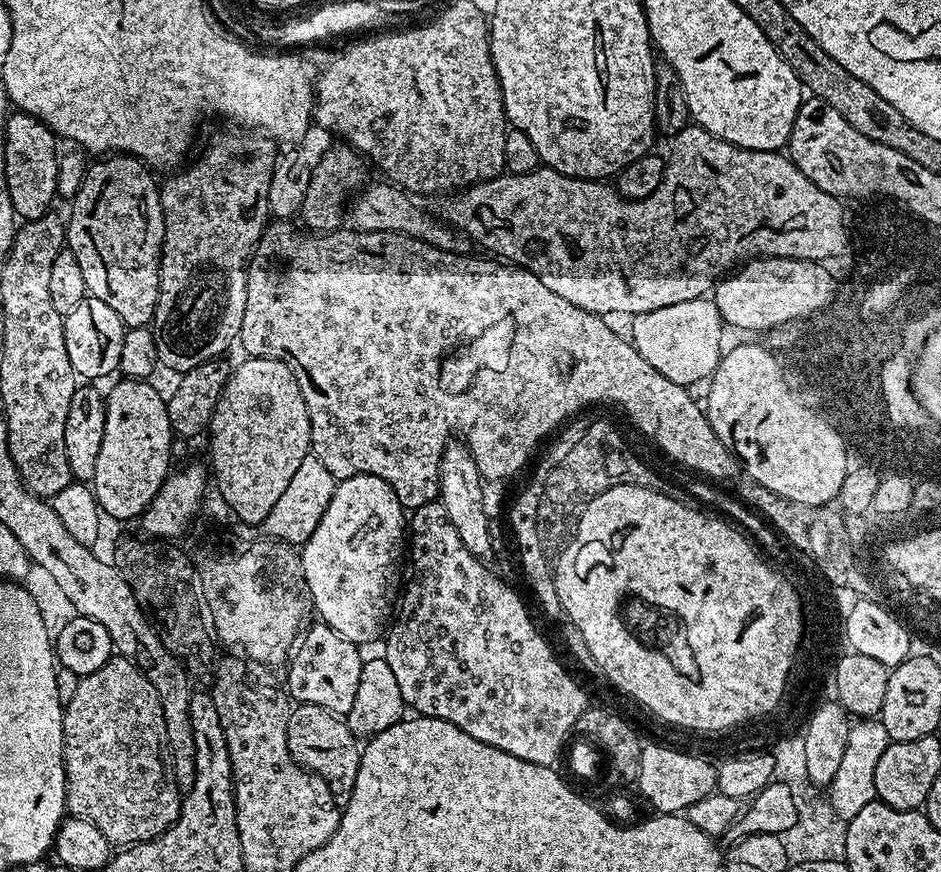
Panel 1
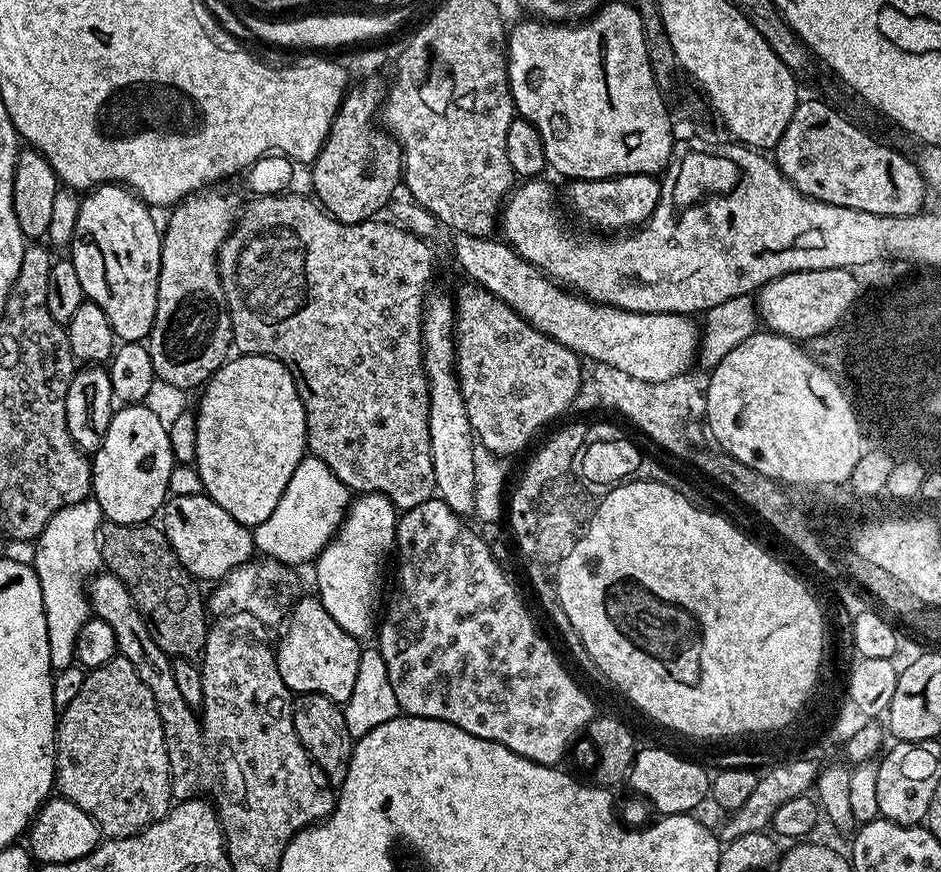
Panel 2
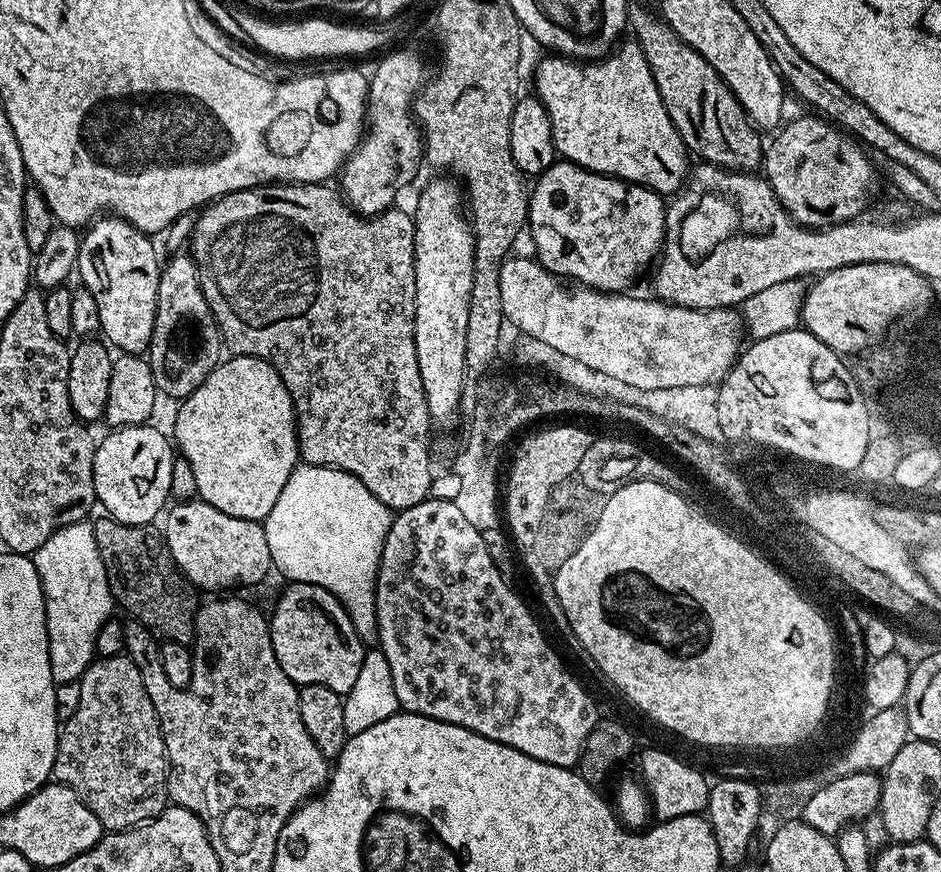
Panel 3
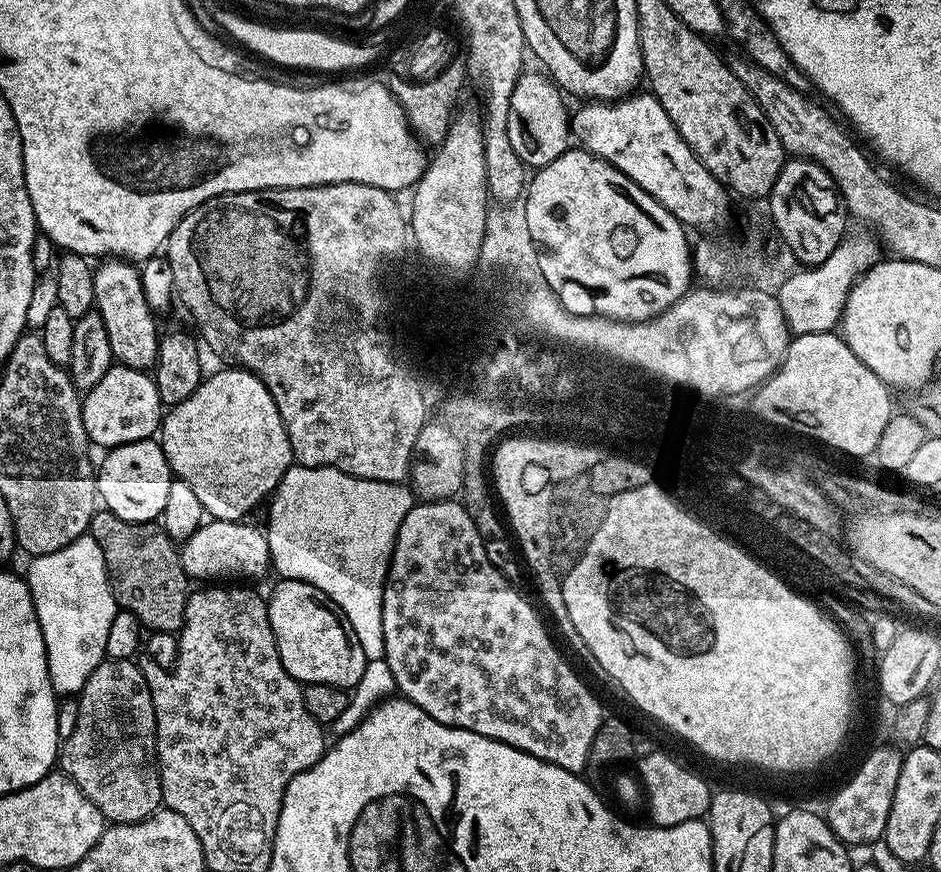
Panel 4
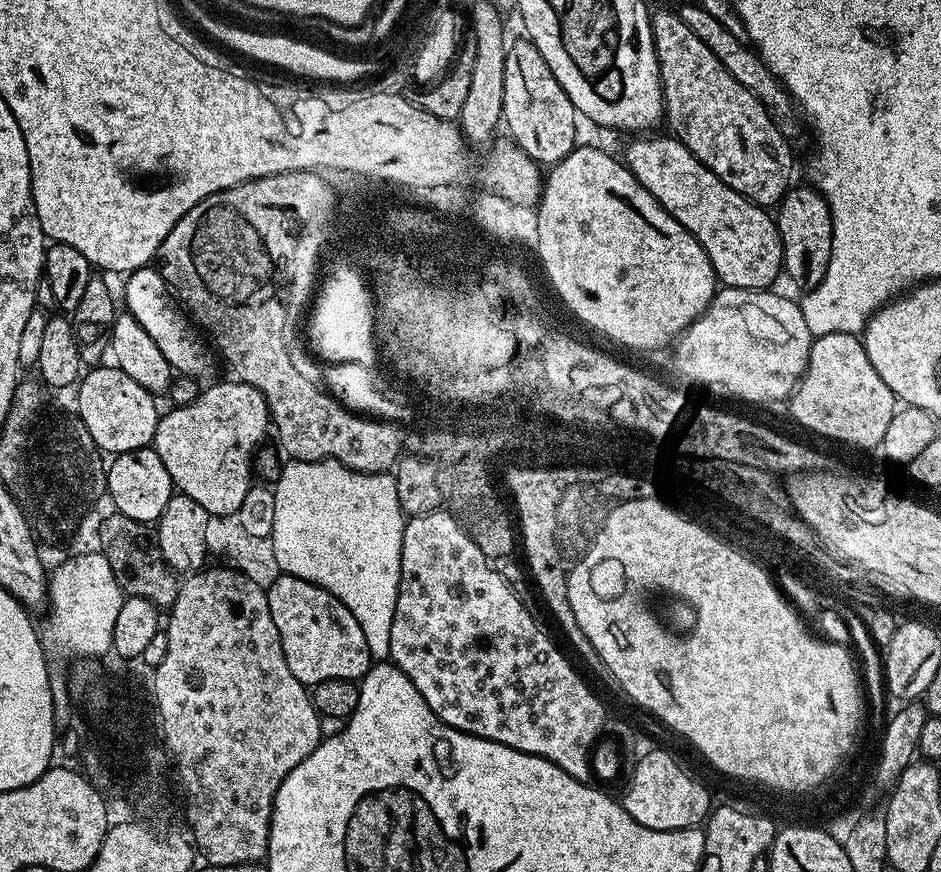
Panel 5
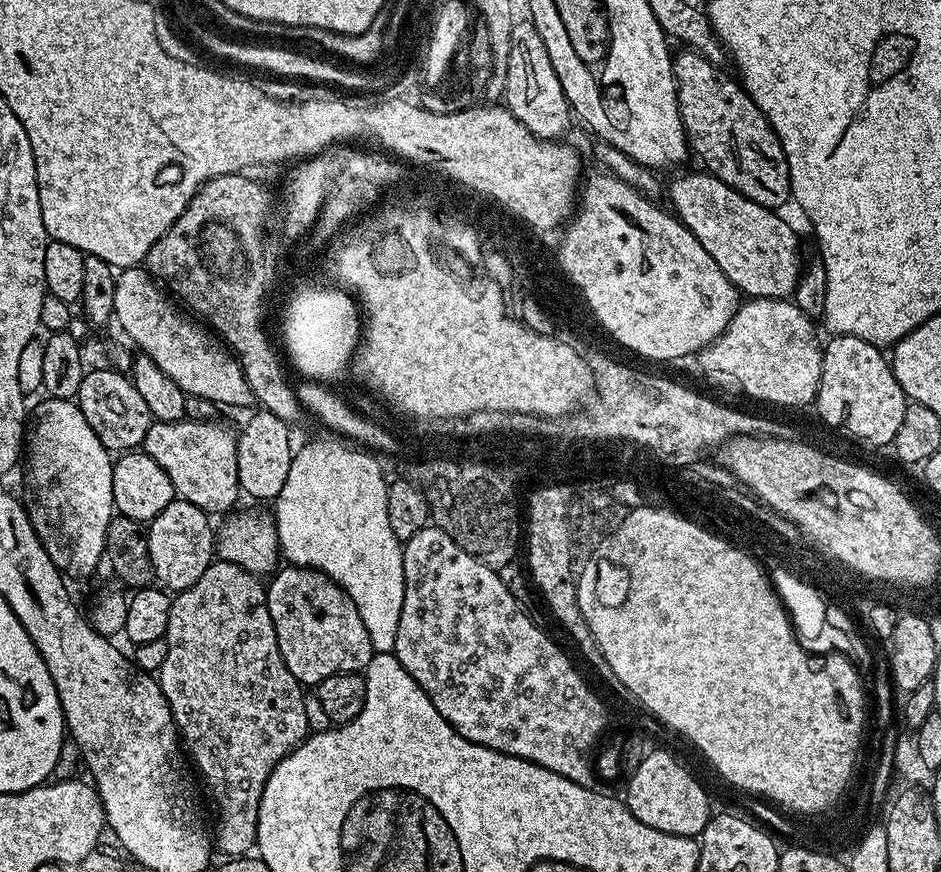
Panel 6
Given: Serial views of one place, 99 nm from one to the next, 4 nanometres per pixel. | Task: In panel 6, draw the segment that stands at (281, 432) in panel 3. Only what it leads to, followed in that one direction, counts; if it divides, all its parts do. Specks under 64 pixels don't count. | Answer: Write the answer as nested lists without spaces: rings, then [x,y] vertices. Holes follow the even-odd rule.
[[[172,420],[168,424],[153,422],[146,430],[142,450],[170,478],[179,499],[198,506],[203,512],[228,514],[237,507],[236,499],[242,496],[235,461],[237,433],[224,424],[211,420]]]

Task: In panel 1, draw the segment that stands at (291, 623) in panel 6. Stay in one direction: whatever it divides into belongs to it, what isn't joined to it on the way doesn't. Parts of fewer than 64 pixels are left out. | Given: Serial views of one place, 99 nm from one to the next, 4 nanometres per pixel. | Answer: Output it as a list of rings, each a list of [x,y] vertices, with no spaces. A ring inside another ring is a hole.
[[[316,622],[316,625],[310,628],[303,633],[287,665],[287,695],[296,704],[322,706],[344,718],[354,703],[362,673],[364,660],[362,655],[360,656],[361,649],[342,638],[342,634],[338,634],[326,623]]]

